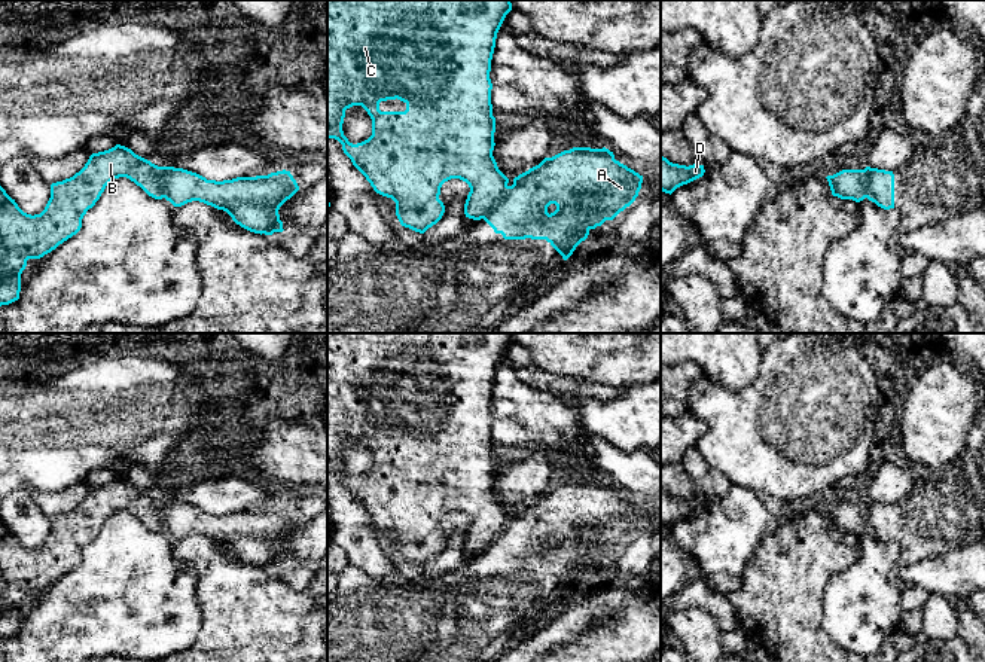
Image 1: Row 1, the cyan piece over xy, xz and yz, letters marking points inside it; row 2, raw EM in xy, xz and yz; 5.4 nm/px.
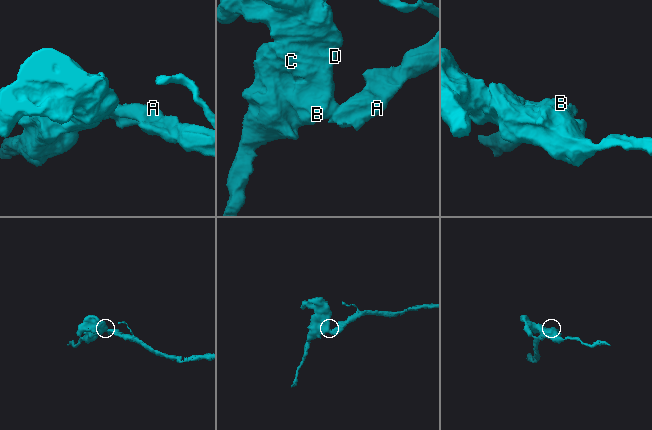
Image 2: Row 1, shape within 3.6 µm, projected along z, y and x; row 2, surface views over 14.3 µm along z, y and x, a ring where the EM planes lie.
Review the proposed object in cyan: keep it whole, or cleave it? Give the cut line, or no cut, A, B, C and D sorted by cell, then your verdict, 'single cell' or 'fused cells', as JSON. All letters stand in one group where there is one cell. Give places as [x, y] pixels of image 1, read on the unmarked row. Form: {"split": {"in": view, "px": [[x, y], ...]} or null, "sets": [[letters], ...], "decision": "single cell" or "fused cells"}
{"split": {"in": "xz", "px": [[509, 519], [505, 530], [482, 551]]}, "sets": [["A"], ["B", "C", "D"]], "decision": "fused cells"}

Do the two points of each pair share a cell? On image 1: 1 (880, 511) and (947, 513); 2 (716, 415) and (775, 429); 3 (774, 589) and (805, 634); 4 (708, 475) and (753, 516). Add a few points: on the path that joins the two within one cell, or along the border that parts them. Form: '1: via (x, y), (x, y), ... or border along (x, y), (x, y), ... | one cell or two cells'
1: via (896, 519), (930, 519) | one cell
2: via (731, 417), (741, 424), (761, 424) | one cell
3: via (780, 600), (780, 609), (795, 624) | one cell
4: border along (732, 484), (723, 496), (704, 499) | two cells

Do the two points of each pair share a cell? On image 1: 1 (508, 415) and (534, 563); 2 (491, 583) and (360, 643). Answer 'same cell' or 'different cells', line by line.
1: different cells
2: same cell

